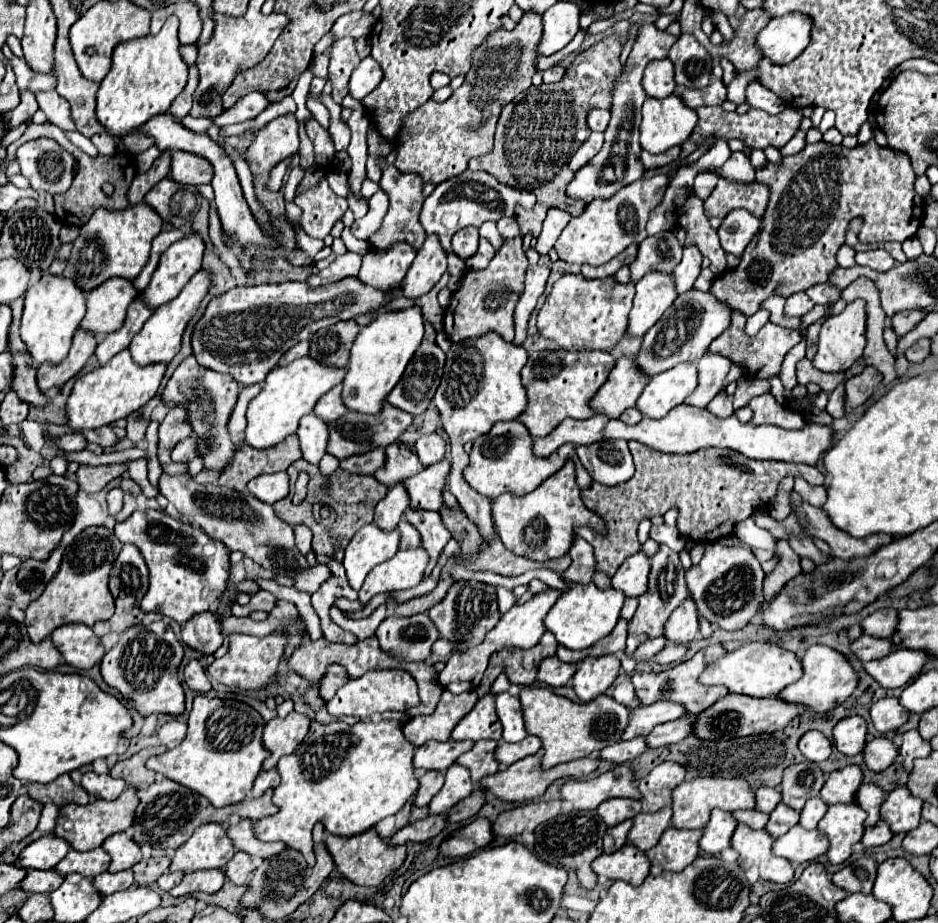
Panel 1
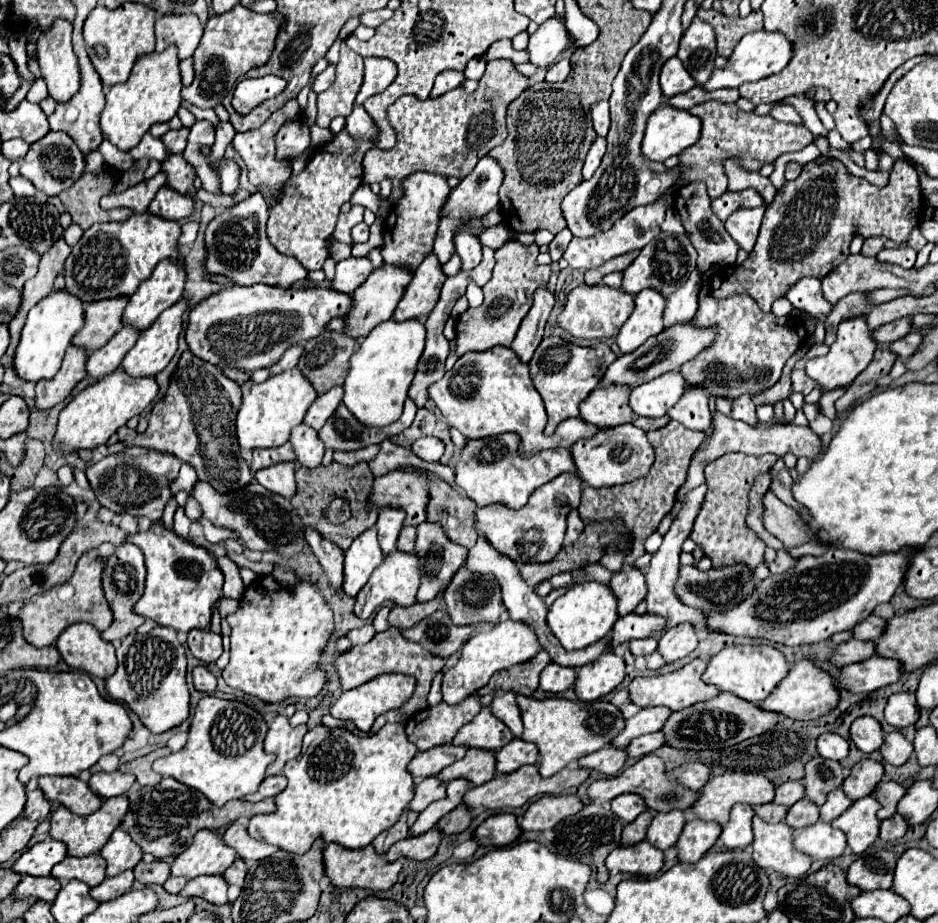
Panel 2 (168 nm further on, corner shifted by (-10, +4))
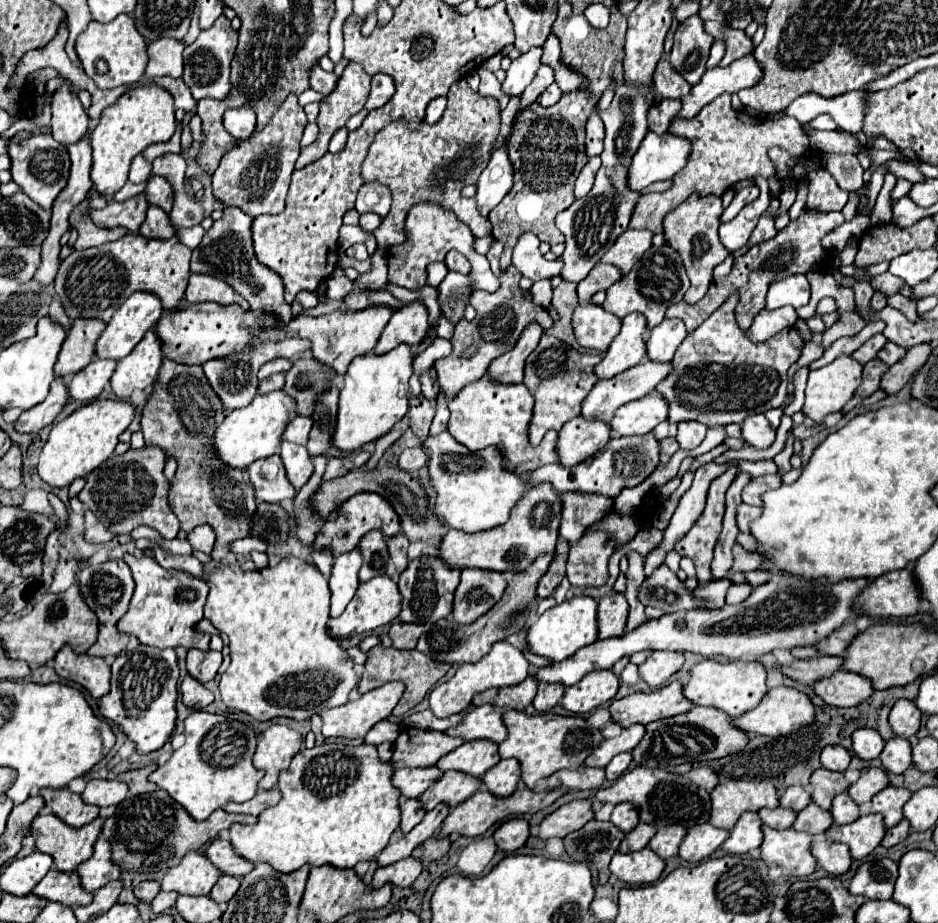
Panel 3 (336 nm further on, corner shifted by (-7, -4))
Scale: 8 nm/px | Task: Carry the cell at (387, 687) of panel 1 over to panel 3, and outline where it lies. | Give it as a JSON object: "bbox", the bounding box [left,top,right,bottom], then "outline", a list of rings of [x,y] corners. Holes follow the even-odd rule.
{"bbox":[321,681,405,739],"outline":[[[391,681],[391,683],[385,683],[365,695],[361,695],[357,701],[349,701],[341,707],[333,707],[333,709],[327,709],[325,713],[321,713],[321,719],[323,719],[323,737],[345,737],[345,739],[357,739],[357,737],[365,737],[367,731],[387,719],[393,711],[393,707],[399,703],[401,699],[401,693],[405,691],[405,685],[401,685],[401,681]]]}

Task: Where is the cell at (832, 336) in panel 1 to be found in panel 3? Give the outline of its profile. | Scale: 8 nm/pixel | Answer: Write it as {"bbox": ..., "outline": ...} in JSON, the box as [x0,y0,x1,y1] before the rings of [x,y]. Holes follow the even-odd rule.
{"bbox":[803,355,861,423],"outline":[[[841,355],[821,369],[809,371],[803,413],[821,423],[829,413],[841,411],[861,385],[861,363],[851,355]]]}

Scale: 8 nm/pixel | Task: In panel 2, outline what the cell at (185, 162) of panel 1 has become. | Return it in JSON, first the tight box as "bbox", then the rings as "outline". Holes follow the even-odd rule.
{"bbox":[160,155,196,195],"outline":[[[170,155],[162,163],[160,171],[166,175],[166,187],[178,191],[180,195],[184,195],[192,187],[194,179],[196,179],[194,167],[182,155]]]}

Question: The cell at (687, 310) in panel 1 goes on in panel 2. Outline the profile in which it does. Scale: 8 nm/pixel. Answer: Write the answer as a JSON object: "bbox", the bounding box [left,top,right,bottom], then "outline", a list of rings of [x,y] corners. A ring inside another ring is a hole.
{"bbox":[600,321,716,389],"outline":[[[692,321],[688,325],[674,325],[672,329],[664,329],[660,335],[650,337],[634,353],[620,355],[606,369],[606,373],[600,379],[600,385],[602,387],[606,387],[606,385],[626,385],[628,389],[632,389],[636,385],[652,381],[652,379],[668,373],[668,371],[678,371],[680,365],[684,365],[686,361],[696,357],[696,353],[706,349],[708,343],[712,343],[714,335],[716,335],[714,329],[696,329],[696,325],[692,325]]]}

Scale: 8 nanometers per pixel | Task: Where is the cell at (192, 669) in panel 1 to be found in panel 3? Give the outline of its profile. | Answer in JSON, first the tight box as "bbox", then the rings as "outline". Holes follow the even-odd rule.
{"bbox":[181,675,213,709],"outline":[[[191,675],[183,679],[181,695],[183,695],[183,703],[191,709],[205,709],[213,701],[213,693]]]}

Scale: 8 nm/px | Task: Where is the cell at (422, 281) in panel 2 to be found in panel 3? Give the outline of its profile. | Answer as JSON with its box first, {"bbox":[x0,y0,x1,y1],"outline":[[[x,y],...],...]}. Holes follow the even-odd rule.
{"bbox":[373,299,429,353],"outline":[[[415,299],[393,313],[393,317],[385,325],[381,339],[373,351],[387,353],[387,351],[395,349],[399,343],[417,347],[427,333],[427,325],[429,325],[427,307],[421,299]]]}

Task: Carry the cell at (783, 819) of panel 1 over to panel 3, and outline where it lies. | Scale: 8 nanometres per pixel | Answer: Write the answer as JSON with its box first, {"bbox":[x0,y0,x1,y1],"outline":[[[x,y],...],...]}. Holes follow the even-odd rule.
{"bbox":[793,803,833,835],"outline":[[[809,803],[803,811],[797,813],[793,829],[817,835],[817,833],[825,833],[831,823],[833,823],[833,819],[831,819],[829,811],[823,811],[815,803]]]}

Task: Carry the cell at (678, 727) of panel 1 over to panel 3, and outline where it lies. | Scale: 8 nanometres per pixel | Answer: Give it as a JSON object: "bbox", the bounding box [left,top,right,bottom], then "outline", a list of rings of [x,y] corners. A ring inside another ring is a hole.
{"bbox":[605,751,629,781],"outline":[[[629,751],[615,755],[613,761],[605,767],[607,779],[609,779],[609,781],[615,781],[617,777],[621,777],[621,775],[627,771],[627,765],[629,765]]]}

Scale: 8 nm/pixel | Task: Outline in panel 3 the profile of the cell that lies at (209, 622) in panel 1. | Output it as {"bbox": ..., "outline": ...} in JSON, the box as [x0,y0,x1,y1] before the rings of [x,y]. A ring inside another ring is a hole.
{"bbox":[187,649,223,683],"outline":[[[191,649],[187,653],[187,671],[197,681],[207,683],[207,681],[211,681],[217,675],[217,669],[219,669],[221,661],[223,661],[223,657],[221,657],[219,651],[213,651],[213,649],[207,649],[207,651]]]}

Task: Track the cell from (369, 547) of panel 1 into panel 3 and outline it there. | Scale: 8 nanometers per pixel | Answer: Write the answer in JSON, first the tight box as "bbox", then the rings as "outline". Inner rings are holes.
{"bbox":[329,549,361,617],"outline":[[[353,549],[347,553],[341,553],[335,557],[333,571],[329,577],[329,589],[331,589],[331,617],[337,617],[345,611],[349,601],[353,599],[353,593],[359,587],[357,573],[361,569],[361,551]]]}

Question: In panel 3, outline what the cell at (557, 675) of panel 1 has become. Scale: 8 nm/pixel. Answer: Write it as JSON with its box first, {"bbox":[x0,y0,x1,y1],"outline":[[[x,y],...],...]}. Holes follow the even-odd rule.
{"bbox":[533,683,565,713],"outline":[[[553,683],[539,685],[537,697],[533,701],[533,707],[537,711],[541,711],[541,713],[547,713],[549,709],[553,709],[559,703],[559,699],[563,697],[563,691],[565,691],[563,685],[553,685]]]}

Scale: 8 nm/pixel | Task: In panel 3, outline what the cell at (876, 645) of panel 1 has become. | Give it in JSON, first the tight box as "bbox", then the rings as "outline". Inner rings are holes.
{"bbox":[781,655,841,685],"outline":[[[819,655],[809,661],[795,661],[791,665],[783,665],[781,673],[789,675],[797,681],[803,681],[807,685],[815,685],[817,681],[831,677],[835,671],[841,669],[841,657],[839,655]]]}

